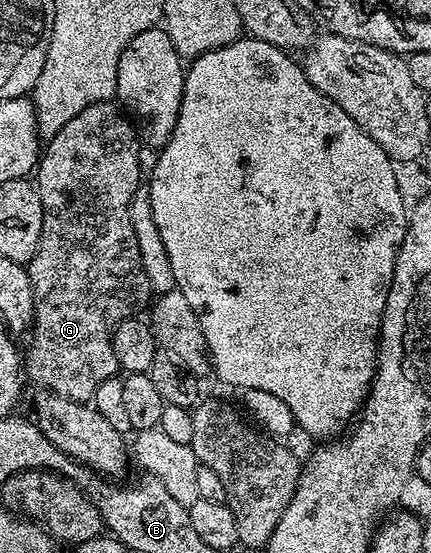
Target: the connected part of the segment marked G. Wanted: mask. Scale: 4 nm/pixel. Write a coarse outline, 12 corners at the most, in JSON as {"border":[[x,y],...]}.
{"border":[[100,100],[35,164],[34,385],[82,402],[154,295],[143,145]]}

